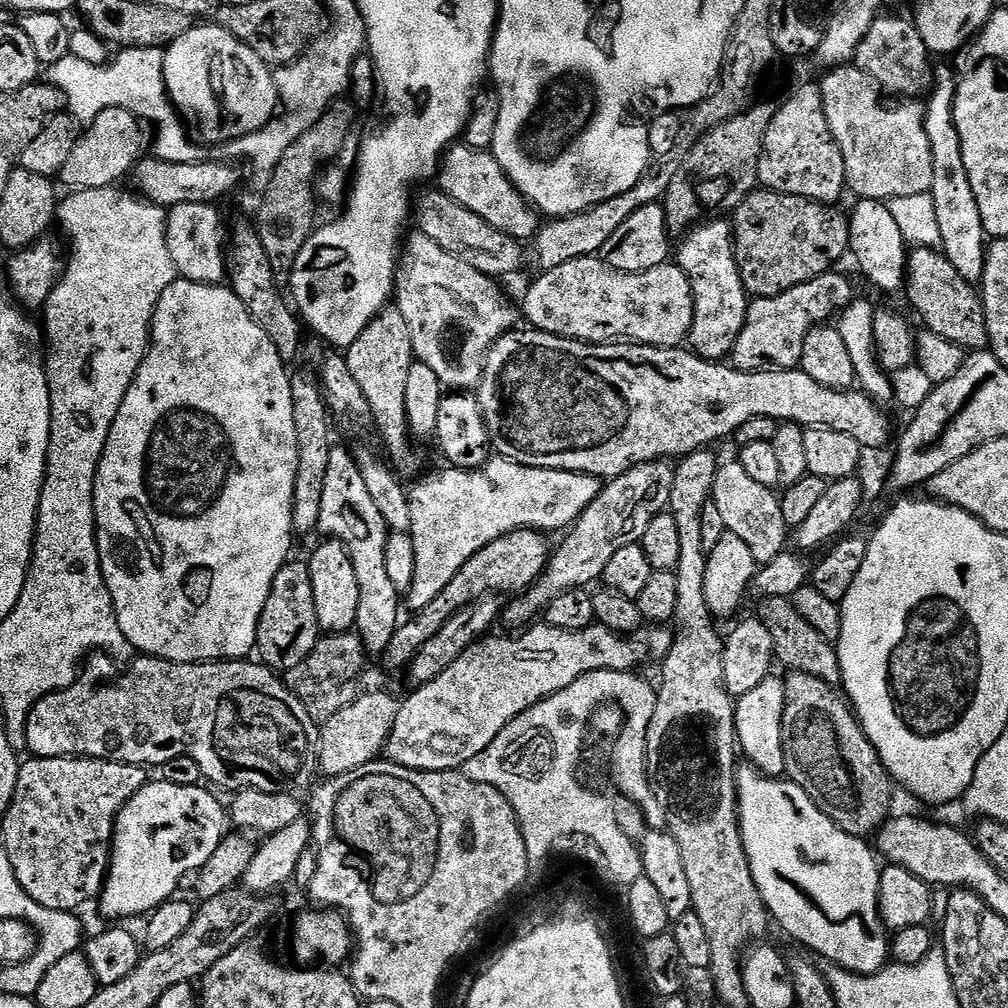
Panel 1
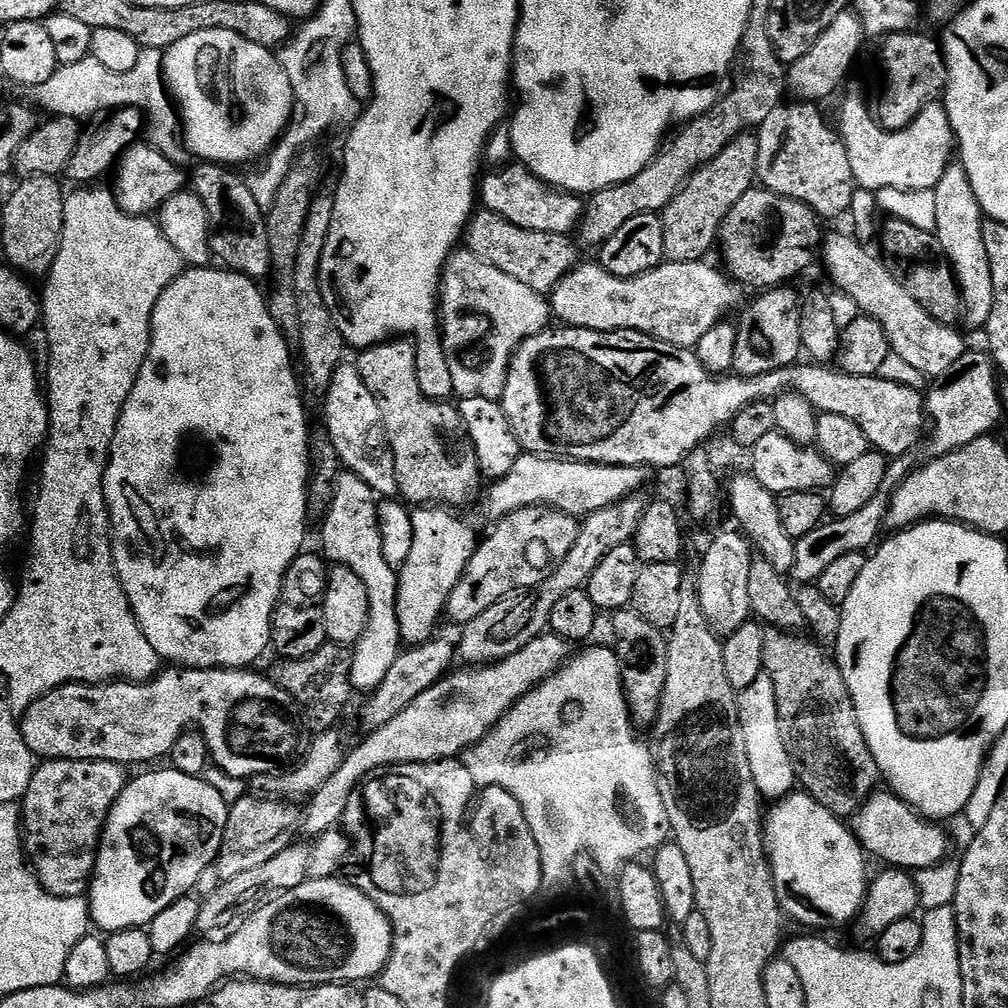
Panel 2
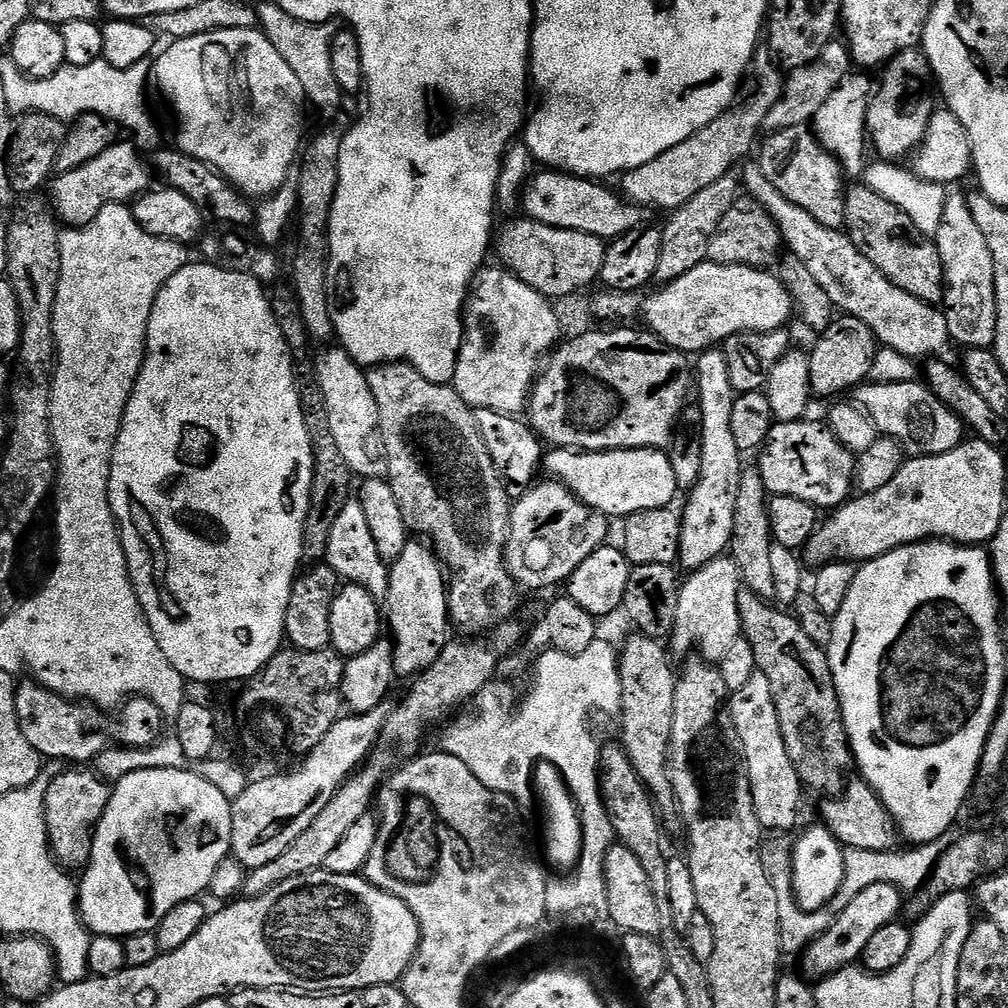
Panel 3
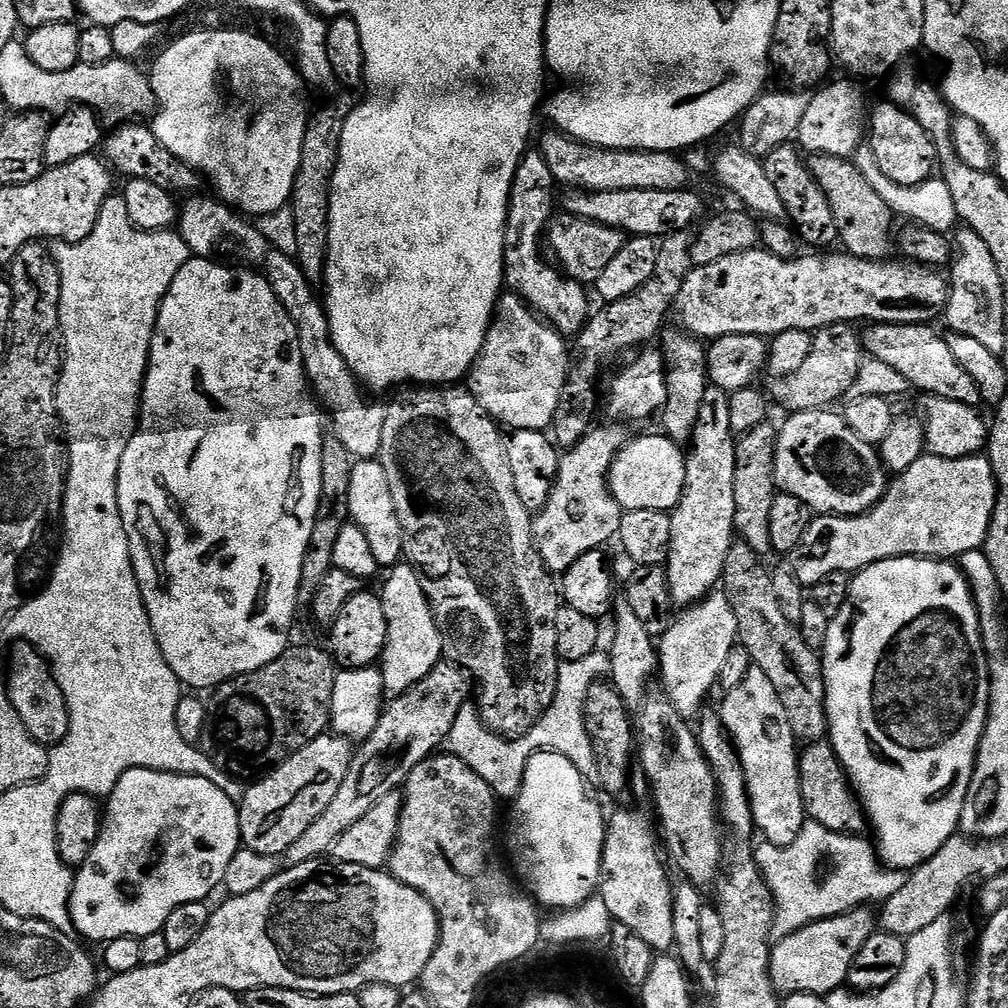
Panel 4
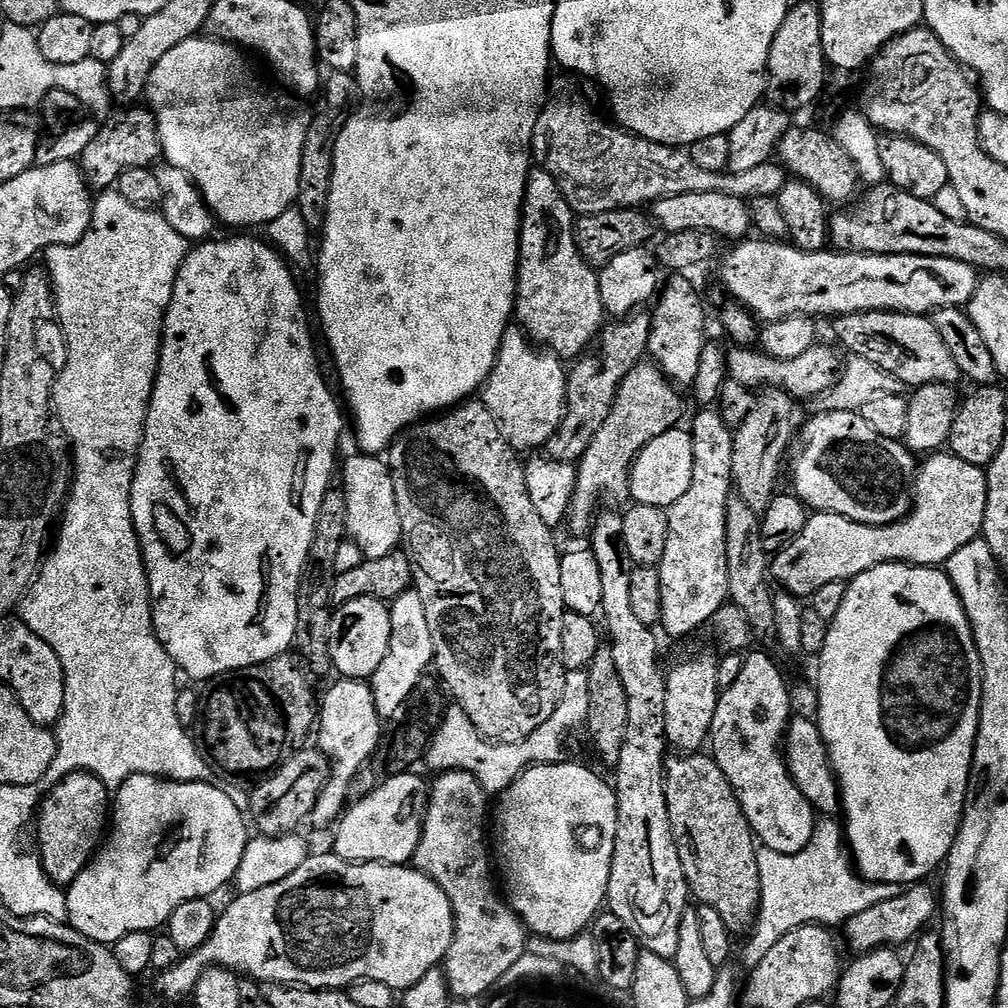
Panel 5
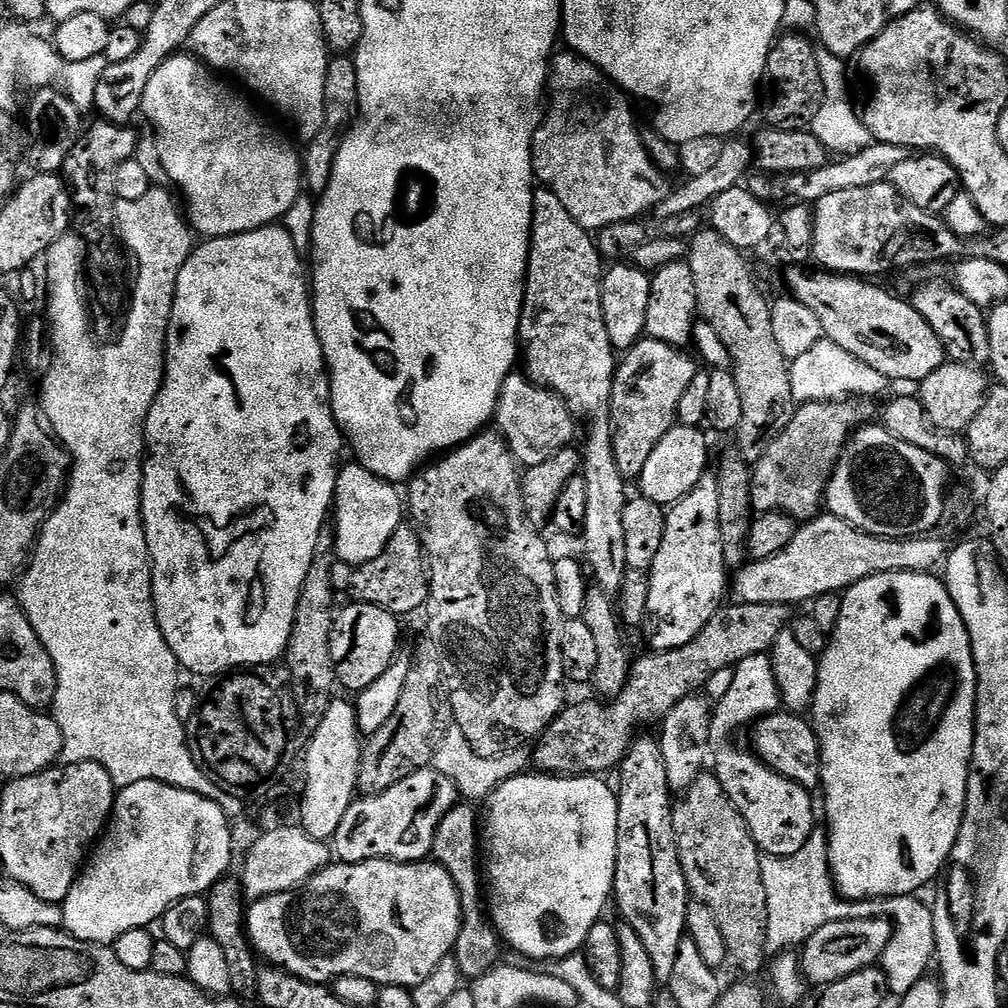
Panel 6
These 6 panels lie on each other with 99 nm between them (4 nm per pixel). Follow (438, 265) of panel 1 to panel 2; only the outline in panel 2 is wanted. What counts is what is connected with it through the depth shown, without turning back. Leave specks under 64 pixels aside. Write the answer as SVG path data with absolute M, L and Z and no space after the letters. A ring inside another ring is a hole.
M453 251L440 277L438 293L438 328L442 333L446 366L450 366L453 393L460 398L473 396L499 401L500 395L504 393L506 374L513 354L526 338L545 331L549 327L548 320L550 304L541 293L530 290L530 286L518 282L518 278L510 274L502 274L498 266L482 262L473 252Z

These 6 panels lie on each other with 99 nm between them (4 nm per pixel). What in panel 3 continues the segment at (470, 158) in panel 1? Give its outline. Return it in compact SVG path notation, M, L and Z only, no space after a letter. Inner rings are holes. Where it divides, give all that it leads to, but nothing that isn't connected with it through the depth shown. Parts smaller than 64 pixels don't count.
M540 171L528 180L522 192L522 212L527 219L546 226L558 226L562 230L582 230L582 234L594 234L605 242L617 240L622 234L645 223L645 209L639 204L633 204L619 191L611 192L604 185L607 183L572 176L569 172Z

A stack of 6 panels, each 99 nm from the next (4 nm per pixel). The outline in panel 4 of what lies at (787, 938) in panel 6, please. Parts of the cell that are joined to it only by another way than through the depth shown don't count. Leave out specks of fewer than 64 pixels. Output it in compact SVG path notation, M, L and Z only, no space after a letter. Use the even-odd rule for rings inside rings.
M805 819L802 826L802 834L790 846L774 846L767 842L757 843L754 848L756 864L760 868L760 875L768 883L768 888L772 891L772 901L776 903L776 917L772 923L772 940L778 941L794 934L807 924L813 924L826 918L841 916L847 912L853 912L856 908L865 906L879 905L888 900L890 894L898 894L902 886L906 886L908 876L899 868L890 868L880 859L879 852L876 851L876 845L867 835L847 836L838 834L834 830L828 830L822 826L822 822L814 822ZM823 860L829 860L832 863L832 869L828 872L825 880L820 880L820 863Z

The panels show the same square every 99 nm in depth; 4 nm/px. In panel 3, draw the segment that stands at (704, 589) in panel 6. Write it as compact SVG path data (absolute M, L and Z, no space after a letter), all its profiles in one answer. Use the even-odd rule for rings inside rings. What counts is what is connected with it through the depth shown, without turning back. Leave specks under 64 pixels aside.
M713 346L704 349L694 360L694 388L700 391L700 428L698 435L702 438L702 466L698 474L698 482L687 493L688 501L682 507L682 538L680 539L679 563L685 564L688 570L701 568L716 556L723 555L732 543L734 530L734 506L738 502L740 489L740 459L742 453L738 442L734 442L734 434L730 431L730 417L734 410L734 402L738 395L730 382L730 370L726 370L726 354L723 347Z

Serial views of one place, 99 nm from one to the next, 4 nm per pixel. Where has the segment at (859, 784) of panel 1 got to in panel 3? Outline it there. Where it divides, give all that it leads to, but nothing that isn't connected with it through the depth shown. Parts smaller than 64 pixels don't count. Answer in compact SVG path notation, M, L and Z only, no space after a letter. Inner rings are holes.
M740 591L738 614L740 631L743 639L750 642L750 650L754 650L757 669L770 681L782 740L786 742L786 752L794 762L801 785L825 792L823 795L828 798L839 796L849 779L848 771L853 771L854 761L827 651L810 642L791 611L781 610L754 591Z

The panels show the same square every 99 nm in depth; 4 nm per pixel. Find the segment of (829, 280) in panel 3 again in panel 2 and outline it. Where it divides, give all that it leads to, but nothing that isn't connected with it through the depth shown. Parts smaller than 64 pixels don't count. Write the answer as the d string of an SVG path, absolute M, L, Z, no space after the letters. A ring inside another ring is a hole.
M852 234L832 236L823 241L822 260L828 276L860 307L863 315L874 318L888 339L891 355L903 358L908 365L914 366L918 374L926 378L939 378L962 358L966 351L964 340L955 327L938 322L893 278L892 271L884 265L883 259L871 256L868 248Z

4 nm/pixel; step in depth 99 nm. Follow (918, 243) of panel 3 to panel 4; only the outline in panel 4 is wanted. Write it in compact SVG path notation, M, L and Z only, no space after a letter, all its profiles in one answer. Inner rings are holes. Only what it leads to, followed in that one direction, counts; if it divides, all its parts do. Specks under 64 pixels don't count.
M818 153L808 160L808 168L822 190L828 196L830 206L834 210L834 222L838 222L839 243L844 244L843 251L850 256L858 256L867 260L886 260L893 255L892 207L866 182L862 170L858 170L855 159L831 156Z

